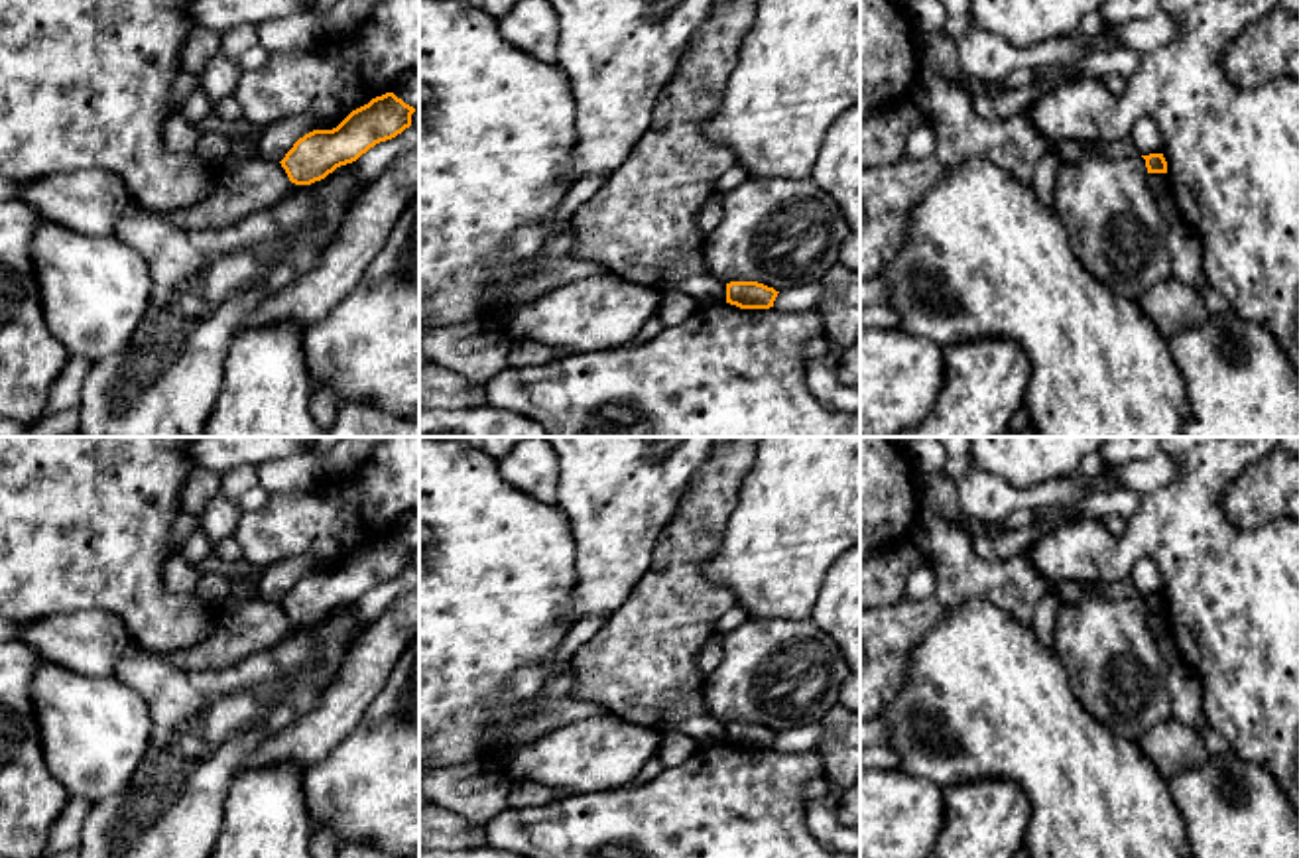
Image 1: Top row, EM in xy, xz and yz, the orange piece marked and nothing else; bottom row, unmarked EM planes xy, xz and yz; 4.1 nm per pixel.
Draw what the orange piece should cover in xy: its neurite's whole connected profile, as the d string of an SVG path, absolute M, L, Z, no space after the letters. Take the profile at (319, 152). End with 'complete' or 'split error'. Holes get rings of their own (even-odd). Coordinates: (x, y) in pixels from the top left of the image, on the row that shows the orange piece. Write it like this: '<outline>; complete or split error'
M386 92L352 110L337 128L313 130L299 138L279 163L291 183L311 185L402 134L411 126L413 112L413 106Z; complete

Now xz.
M758 281L726 283L726 303L740 309L770 309L779 291Z; complete

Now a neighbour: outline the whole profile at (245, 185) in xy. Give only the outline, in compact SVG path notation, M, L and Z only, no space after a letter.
M262 155L226 159L213 167L213 185L201 201L155 216L179 228L218 228L274 207L289 187L278 161Z

